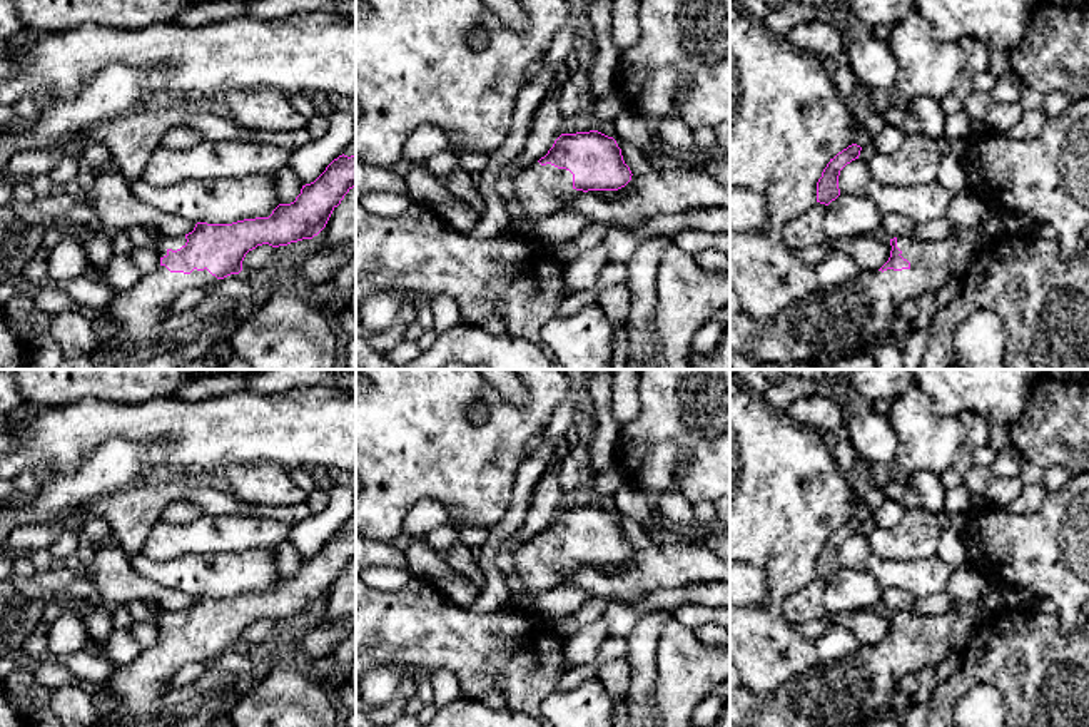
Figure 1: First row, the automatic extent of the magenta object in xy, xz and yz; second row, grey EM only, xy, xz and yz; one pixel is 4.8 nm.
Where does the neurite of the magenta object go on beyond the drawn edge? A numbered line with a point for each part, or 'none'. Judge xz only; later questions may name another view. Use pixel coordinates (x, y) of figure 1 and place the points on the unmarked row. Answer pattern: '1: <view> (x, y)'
1: xz (541, 564)

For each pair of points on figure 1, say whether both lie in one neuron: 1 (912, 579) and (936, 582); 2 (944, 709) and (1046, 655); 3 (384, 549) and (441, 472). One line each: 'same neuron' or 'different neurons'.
1: same neuron
2: same neuron
3: different neurons

